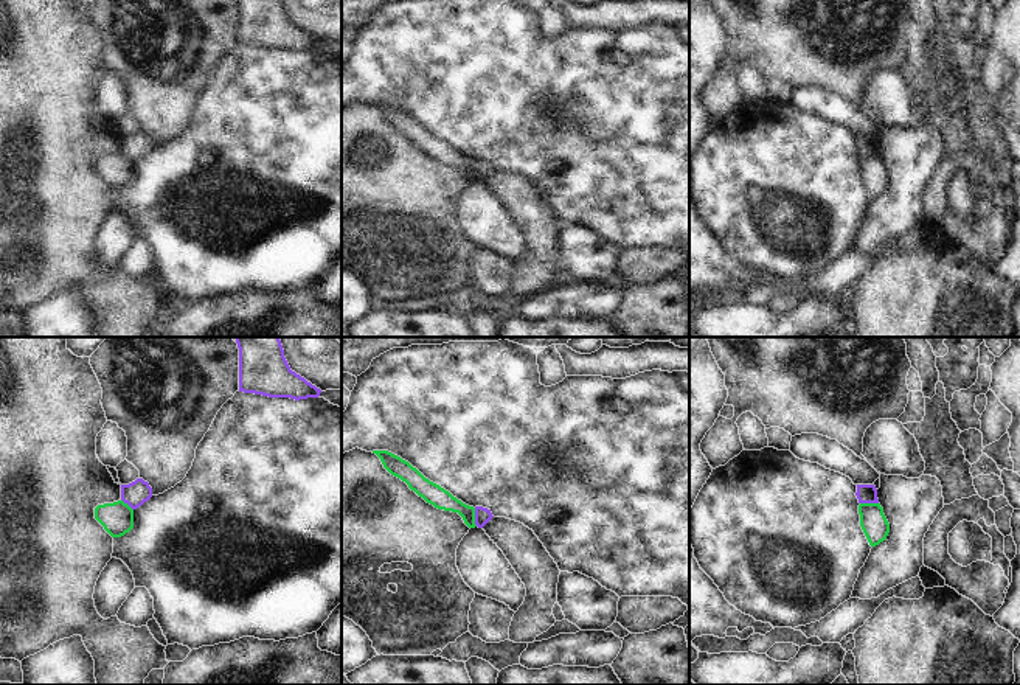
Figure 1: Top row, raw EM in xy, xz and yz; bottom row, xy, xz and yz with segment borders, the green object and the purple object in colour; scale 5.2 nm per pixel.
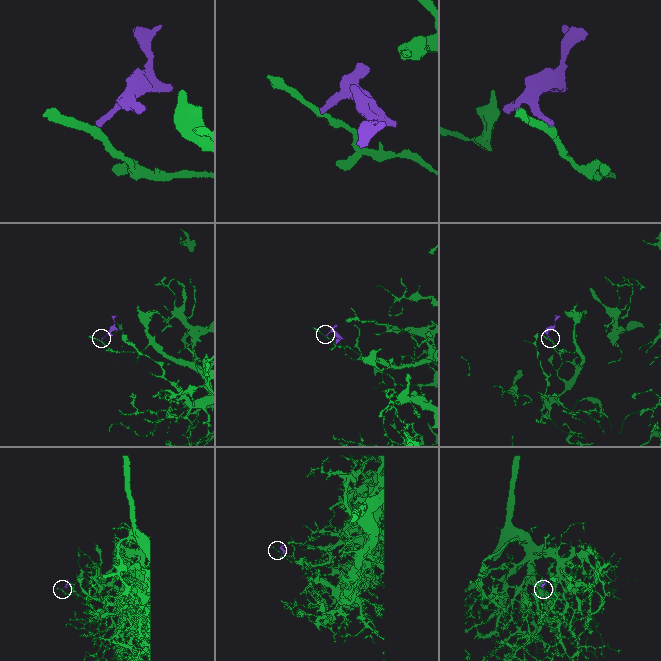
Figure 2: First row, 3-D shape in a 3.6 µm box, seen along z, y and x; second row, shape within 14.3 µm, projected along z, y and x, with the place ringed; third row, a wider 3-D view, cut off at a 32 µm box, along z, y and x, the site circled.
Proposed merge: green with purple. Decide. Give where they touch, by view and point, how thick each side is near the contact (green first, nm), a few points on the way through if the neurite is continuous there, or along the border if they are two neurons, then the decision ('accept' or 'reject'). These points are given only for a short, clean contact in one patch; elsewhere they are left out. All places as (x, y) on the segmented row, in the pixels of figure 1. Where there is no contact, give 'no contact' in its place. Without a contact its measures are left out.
contact xz (474, 518); calibres 110 and 80 nm; border xz (474, 508), (474, 522), (477, 525); reject

